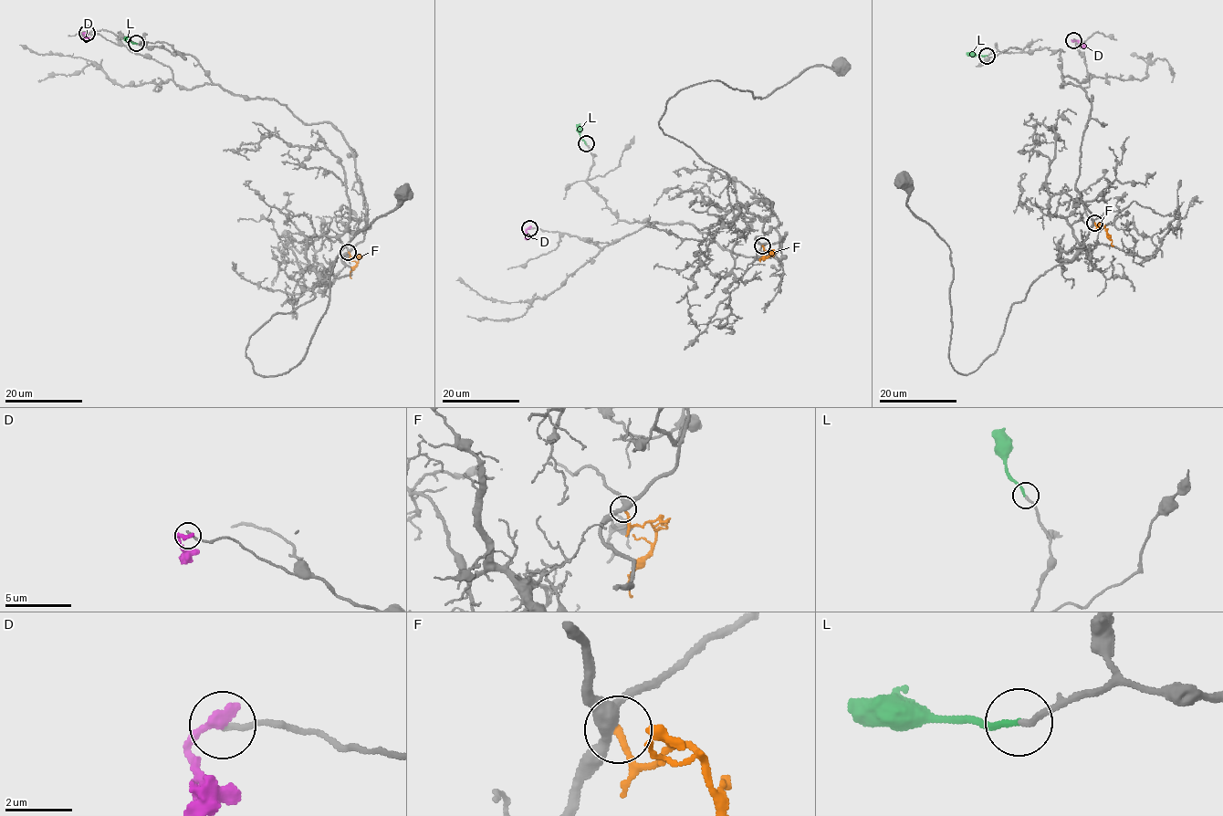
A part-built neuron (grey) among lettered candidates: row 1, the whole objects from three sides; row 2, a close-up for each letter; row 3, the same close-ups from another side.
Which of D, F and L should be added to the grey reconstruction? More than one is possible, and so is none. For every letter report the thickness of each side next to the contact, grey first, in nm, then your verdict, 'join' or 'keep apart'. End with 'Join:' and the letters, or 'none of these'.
D: 170 nm thick on the grey side, 360 nm on the other; keep apart
F: 380 nm thick on the grey side, 200 nm on the other; keep apart
L: 170 nm thick on the grey side, 180 nm on the other; join
Join: L

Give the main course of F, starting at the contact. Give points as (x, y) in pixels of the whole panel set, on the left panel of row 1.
F: (348, 252), (358, 258), (350, 272), (351, 278)

